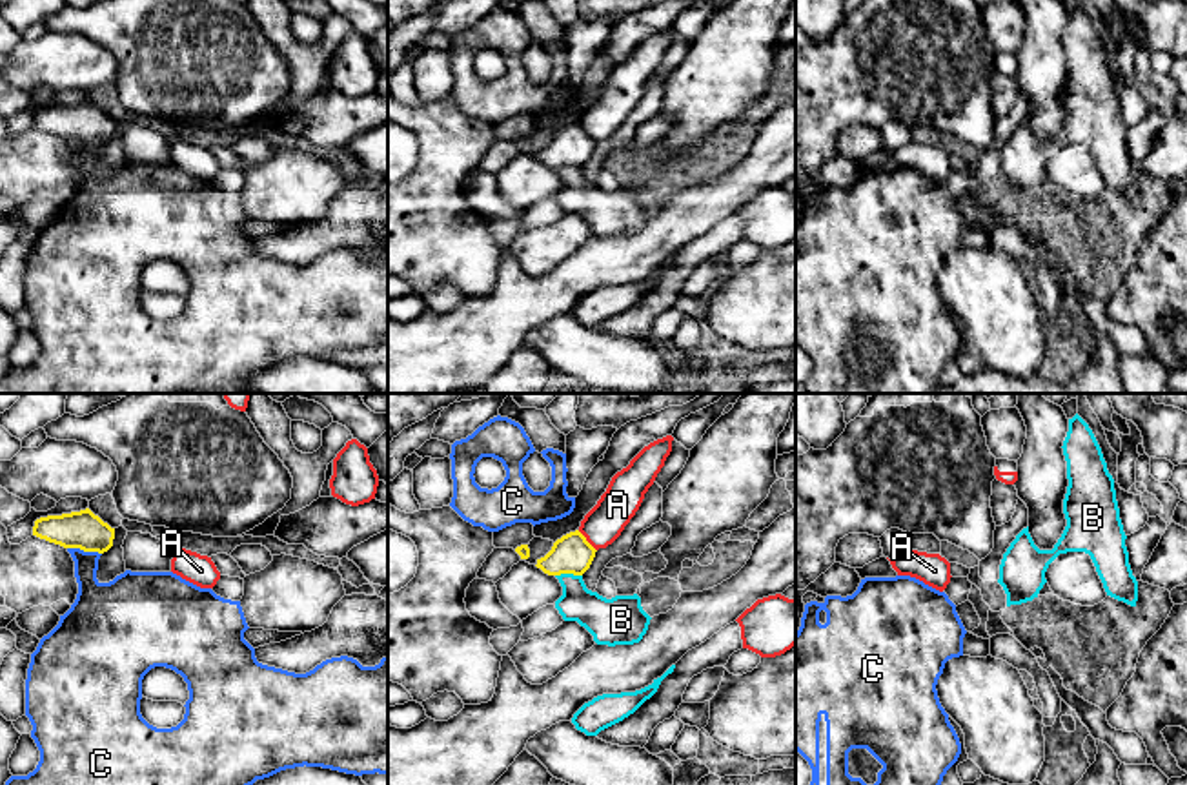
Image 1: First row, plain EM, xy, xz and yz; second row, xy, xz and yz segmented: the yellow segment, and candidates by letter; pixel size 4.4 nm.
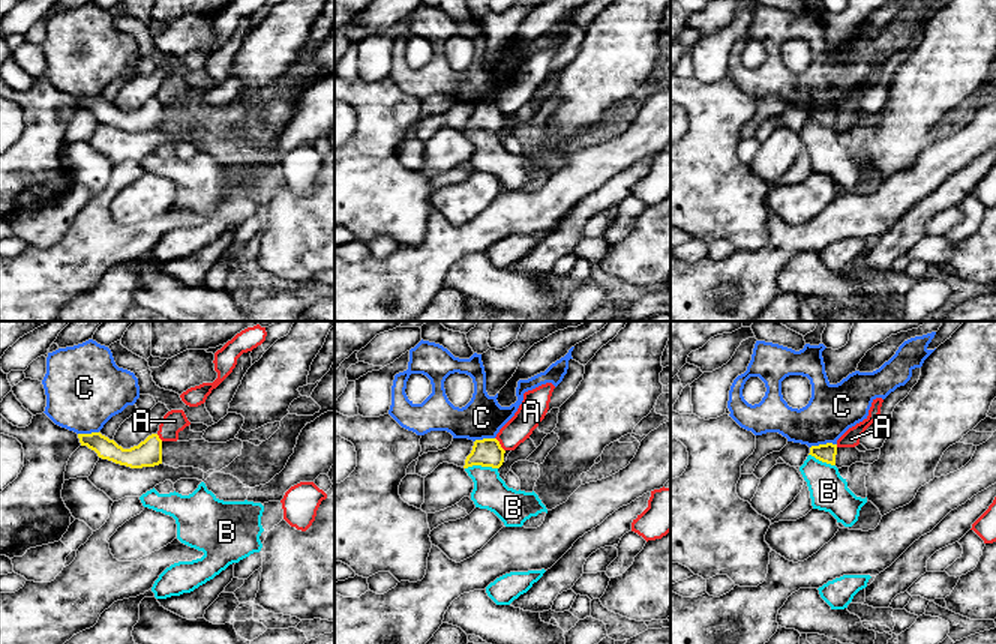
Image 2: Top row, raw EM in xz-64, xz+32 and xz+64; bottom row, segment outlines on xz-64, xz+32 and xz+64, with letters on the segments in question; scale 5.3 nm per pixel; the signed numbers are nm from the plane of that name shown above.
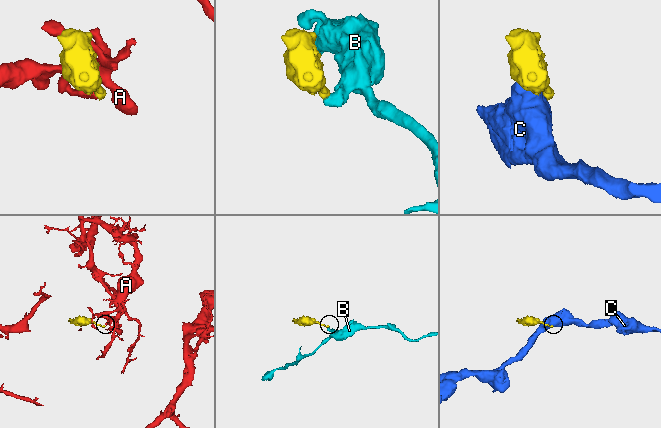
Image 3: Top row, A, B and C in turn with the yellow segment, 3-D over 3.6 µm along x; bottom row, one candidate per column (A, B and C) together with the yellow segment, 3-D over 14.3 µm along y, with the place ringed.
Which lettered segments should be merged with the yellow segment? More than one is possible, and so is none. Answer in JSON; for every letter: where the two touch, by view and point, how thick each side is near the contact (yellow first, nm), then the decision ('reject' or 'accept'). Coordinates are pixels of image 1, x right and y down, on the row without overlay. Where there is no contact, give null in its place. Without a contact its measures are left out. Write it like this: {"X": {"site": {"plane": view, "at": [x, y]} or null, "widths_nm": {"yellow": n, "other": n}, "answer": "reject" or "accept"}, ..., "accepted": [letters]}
{"A": {"site": {"plane": "xz", "at": [587, 133]}, "widths_nm": {"yellow": 180, "other": 170}, "answer": "reject"}, "B": {"site": {"plane": "xz", "at": [568, 164]}, "widths_nm": {"yellow": 180, "other": 170}, "answer": "reject"}, "C": {"site": {"plane": "xy", "at": [84, 142]}, "widths_nm": {"yellow": 170, "other": 200}, "answer": "reject"}, "accepted": []}

